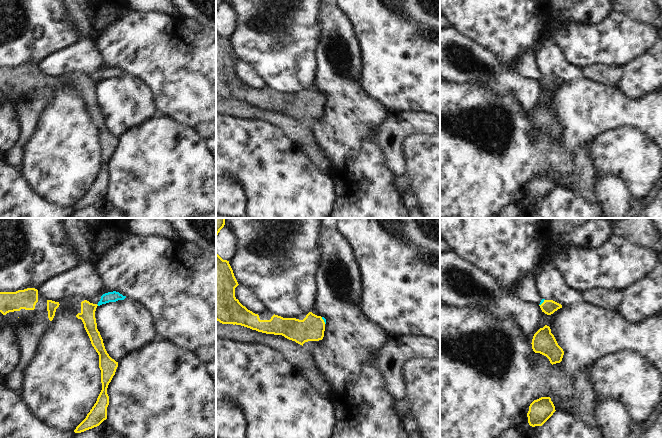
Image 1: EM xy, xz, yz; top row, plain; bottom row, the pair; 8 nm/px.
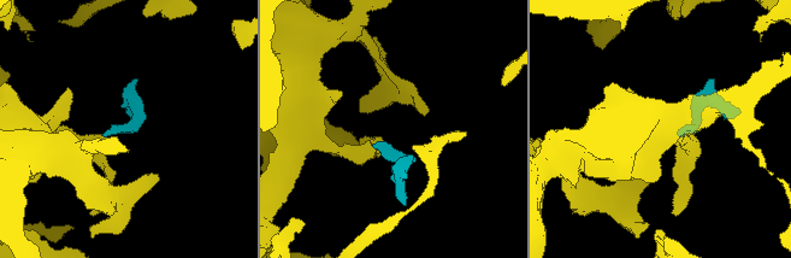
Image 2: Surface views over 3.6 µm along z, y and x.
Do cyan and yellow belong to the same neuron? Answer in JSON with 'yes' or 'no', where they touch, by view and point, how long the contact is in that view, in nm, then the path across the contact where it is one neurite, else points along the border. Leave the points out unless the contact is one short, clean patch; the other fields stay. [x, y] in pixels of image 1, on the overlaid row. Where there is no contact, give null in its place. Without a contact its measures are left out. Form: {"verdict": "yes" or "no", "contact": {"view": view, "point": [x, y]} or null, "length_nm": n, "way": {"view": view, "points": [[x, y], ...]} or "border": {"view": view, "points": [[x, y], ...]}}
{"verdict": "yes", "contact": {"view": "xz", "point": [323, 319]}, "length_nm": 70, "way": {"view": "xz", "points": [[323, 318], [323, 319], [311, 328]]}}

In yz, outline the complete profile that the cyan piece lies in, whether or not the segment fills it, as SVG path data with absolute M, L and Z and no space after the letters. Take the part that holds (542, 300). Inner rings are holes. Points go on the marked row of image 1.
M542 299L539 304L542 312L544 312L547 315L553 314L558 309L562 308L562 305L553 301L553 300L545 300Z

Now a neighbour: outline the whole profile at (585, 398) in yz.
M589 367L579 372L574 380L575 383L575 412L574 417L586 425L601 430L601 424L594 416L596 396L589 378Z

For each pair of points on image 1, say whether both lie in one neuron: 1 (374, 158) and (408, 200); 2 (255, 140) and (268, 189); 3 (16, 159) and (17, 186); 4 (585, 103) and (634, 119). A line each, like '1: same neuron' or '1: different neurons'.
1: different neurons
2: same neuron
3: different neurons
4: same neuron

